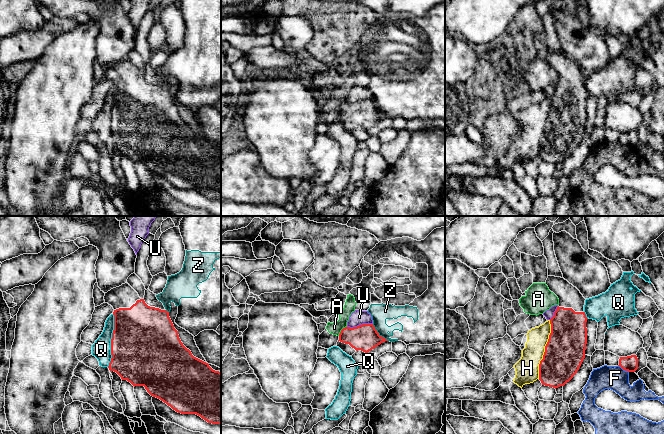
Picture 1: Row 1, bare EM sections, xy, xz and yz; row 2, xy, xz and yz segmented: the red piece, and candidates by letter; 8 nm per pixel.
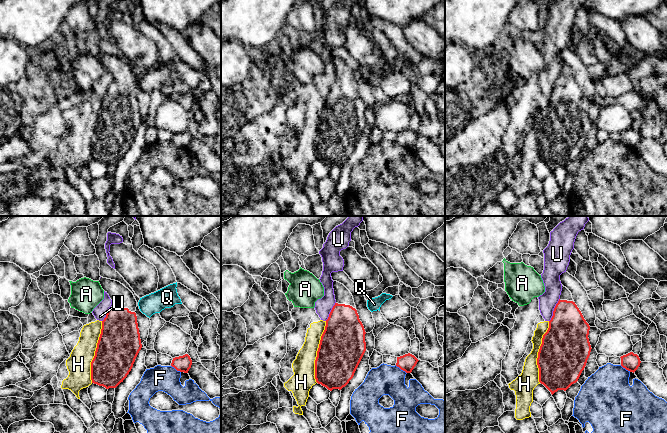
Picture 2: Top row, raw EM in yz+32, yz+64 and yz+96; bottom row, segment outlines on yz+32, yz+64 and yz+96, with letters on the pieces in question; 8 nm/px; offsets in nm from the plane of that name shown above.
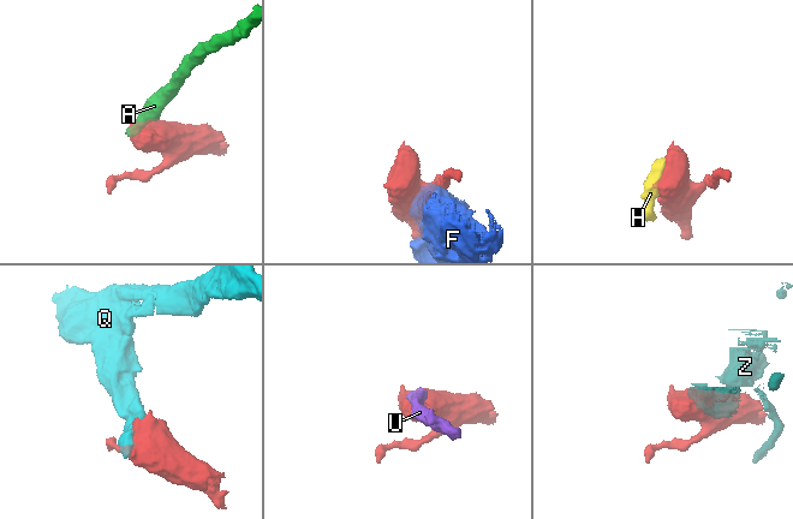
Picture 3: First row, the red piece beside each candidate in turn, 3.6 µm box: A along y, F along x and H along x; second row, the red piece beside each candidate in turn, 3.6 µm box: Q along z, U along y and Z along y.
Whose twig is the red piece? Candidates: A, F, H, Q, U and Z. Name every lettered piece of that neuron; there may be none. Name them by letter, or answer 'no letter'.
no letter

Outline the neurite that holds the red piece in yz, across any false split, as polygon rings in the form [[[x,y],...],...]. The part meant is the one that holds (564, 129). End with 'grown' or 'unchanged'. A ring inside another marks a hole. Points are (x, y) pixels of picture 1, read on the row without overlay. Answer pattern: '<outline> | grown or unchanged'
[[[548,52],[546,61],[558,73],[559,81],[550,95],[551,109],[539,140],[539,156],[556,165],[573,154],[585,134],[586,75],[564,54]]] | grown

